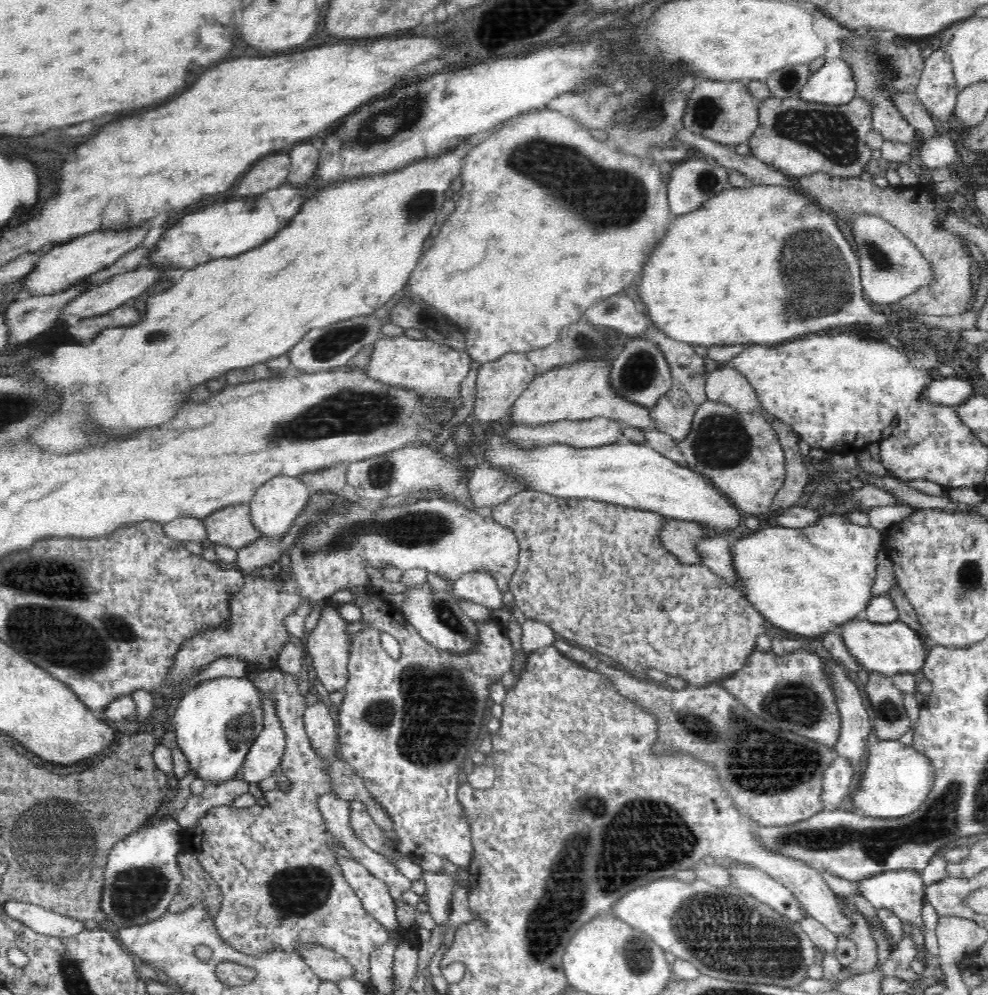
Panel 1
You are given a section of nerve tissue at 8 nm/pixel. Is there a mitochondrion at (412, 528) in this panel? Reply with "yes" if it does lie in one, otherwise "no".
yes

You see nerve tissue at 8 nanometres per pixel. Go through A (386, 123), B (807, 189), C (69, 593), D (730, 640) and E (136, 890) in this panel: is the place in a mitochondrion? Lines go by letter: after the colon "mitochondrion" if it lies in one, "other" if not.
A: mitochondrion
B: other
C: mitochondrion
D: other
E: mitochondrion

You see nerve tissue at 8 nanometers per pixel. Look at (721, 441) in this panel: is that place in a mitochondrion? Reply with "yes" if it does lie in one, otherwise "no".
yes

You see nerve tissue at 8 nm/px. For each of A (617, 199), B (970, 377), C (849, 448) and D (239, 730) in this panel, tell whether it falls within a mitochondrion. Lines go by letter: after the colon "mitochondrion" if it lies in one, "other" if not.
A: mitochondrion
B: other
C: other
D: mitochondrion

